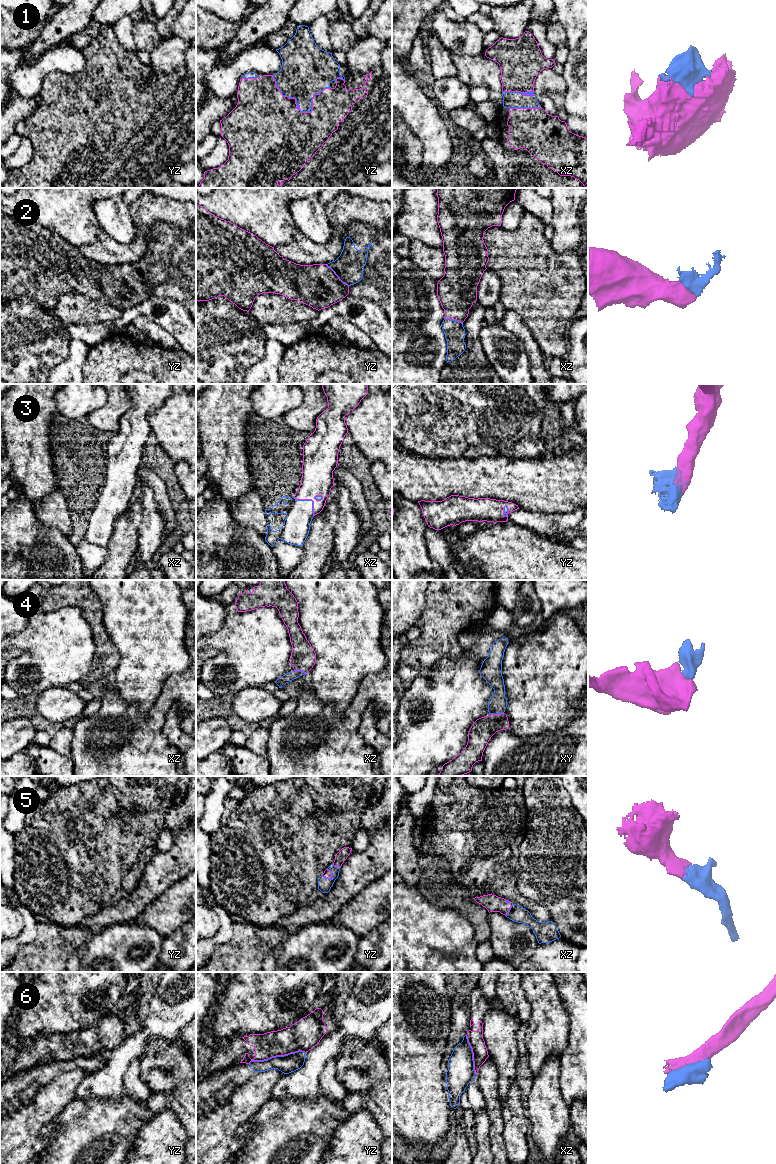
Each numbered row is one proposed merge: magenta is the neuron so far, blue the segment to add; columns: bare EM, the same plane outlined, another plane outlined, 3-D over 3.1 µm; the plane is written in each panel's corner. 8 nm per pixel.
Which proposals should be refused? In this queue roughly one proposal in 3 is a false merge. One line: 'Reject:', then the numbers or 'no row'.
Reject: 6

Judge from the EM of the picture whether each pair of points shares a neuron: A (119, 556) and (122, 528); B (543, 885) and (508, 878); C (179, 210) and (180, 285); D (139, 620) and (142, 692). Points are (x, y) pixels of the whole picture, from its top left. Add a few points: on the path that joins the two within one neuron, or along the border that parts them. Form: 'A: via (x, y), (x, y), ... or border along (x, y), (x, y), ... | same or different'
A: via (121, 549), (122, 535) | same
B: border along (518, 857), (519, 874), (517, 889), (530, 899) | different
C: via (185, 229), (185, 266) | same
D: via (145, 638), (145, 667), (142, 674) | same

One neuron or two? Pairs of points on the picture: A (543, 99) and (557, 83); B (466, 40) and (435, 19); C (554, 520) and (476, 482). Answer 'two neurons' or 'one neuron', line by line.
A: one neuron
B: one neuron
C: two neurons

